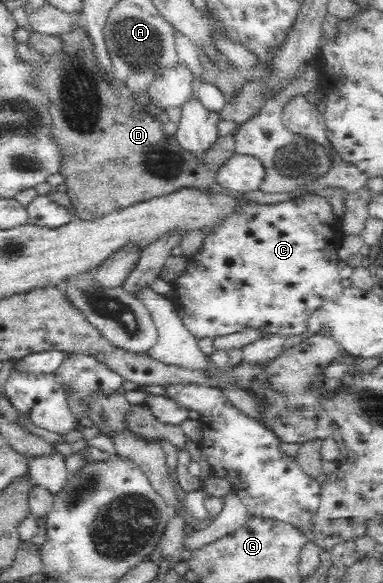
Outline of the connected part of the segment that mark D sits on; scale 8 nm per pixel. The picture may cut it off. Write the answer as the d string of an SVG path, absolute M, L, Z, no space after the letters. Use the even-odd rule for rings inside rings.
M71 22L69 30L55 35L63 42L63 50L53 56L45 55L45 62L41 64L30 64L27 86L41 90L51 102L49 114L53 126L49 140L57 145L57 154L61 157L59 173L67 185L66 194L76 218L99 218L111 210L159 197L159 194L171 194L155 192L161 188L161 180L173 180L173 192L207 190L216 183L221 165L236 153L233 135L218 137L203 154L185 150L175 134L165 134L165 126L157 116L151 116L147 108L137 104L137 94L117 79L115 73L101 69L101 60L93 51L95 45L85 25Z

